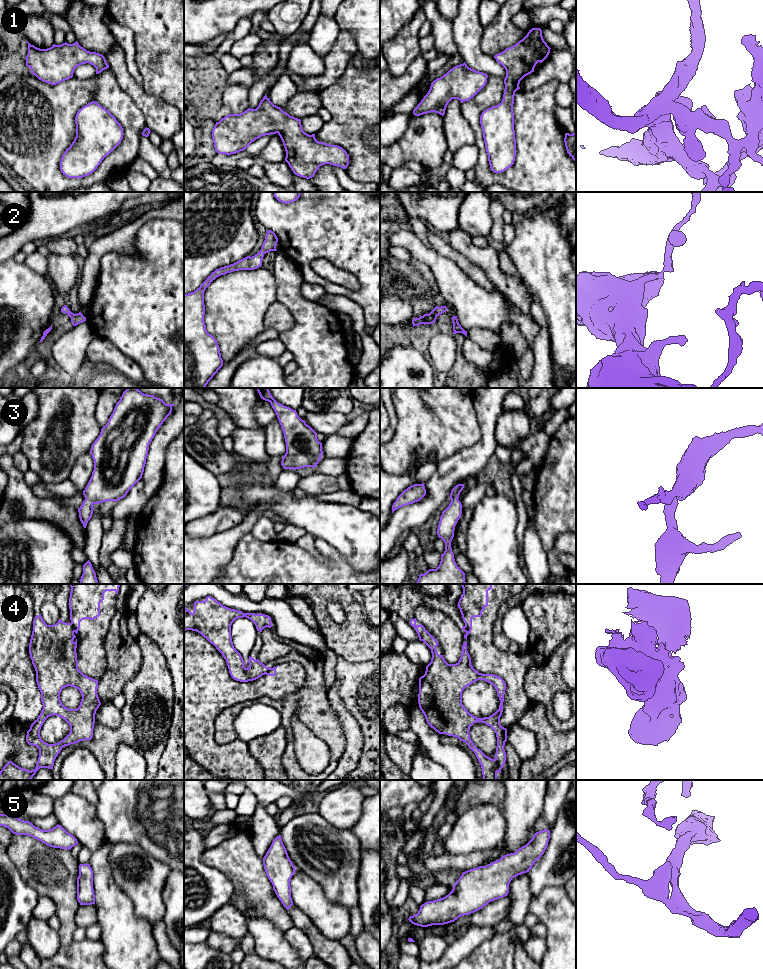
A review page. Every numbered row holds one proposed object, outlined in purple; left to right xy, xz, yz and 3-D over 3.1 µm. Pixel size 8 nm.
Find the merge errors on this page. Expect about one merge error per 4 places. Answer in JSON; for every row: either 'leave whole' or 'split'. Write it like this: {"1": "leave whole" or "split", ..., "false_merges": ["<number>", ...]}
{"1": "leave whole", "2": "leave whole", "3": "leave whole", "4": "split", "5": "leave whole", "false_merges": ["4"]}

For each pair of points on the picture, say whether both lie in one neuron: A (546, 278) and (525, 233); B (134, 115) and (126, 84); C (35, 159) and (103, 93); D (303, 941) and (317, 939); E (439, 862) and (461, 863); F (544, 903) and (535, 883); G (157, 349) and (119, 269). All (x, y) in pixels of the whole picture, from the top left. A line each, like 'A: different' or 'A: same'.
A: same
B: different
C: same
D: different
E: same
F: different
G: same

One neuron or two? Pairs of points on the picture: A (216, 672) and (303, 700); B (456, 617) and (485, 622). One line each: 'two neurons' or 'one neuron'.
A: two neurons
B: two neurons

